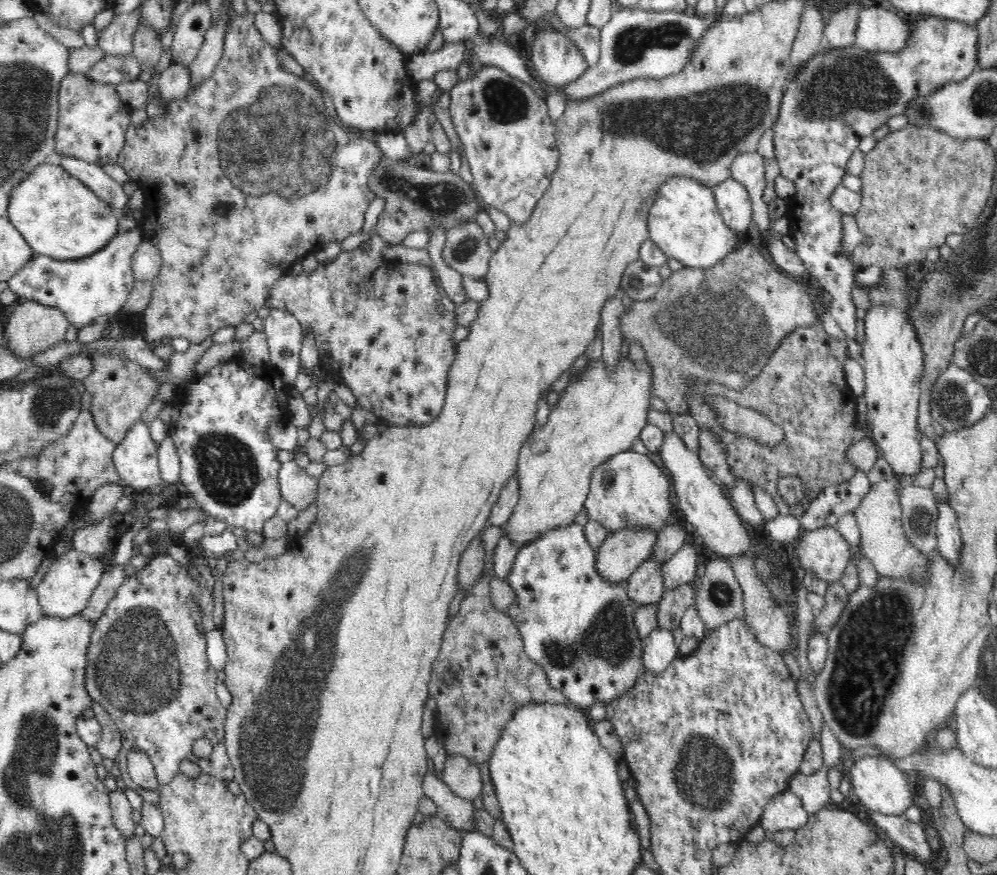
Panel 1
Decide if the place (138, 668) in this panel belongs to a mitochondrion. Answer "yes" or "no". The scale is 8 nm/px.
yes

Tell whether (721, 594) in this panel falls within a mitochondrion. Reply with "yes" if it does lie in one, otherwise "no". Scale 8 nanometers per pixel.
yes

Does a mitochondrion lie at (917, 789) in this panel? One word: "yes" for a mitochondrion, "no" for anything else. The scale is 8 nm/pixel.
no

